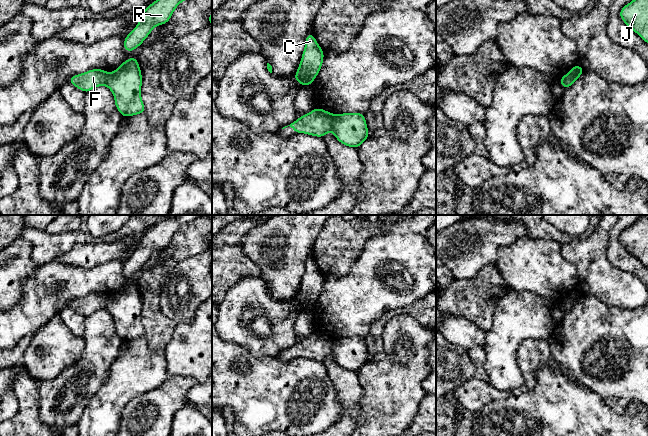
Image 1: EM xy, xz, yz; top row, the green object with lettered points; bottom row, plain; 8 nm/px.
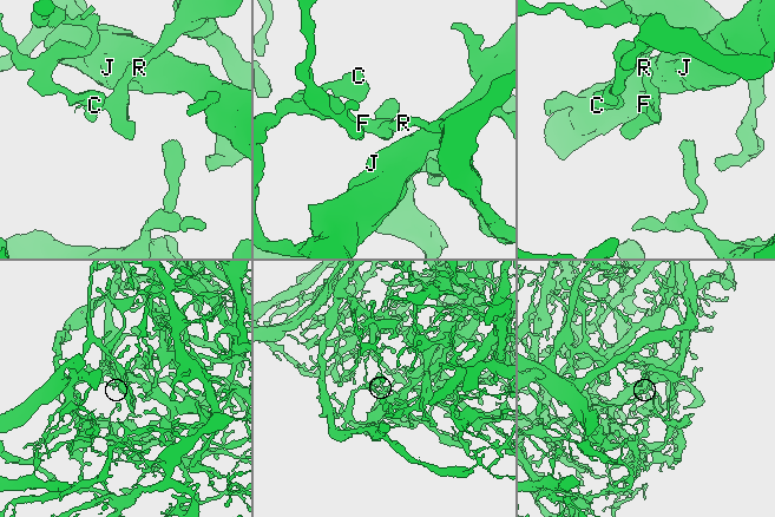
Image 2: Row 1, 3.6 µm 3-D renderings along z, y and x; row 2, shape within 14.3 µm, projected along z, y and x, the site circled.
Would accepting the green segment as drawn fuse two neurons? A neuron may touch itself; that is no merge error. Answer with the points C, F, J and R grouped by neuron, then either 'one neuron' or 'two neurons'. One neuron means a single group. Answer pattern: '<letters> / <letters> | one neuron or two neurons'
C J R / F | two neurons

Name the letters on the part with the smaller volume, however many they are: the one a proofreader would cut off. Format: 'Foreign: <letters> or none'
Foreign: F

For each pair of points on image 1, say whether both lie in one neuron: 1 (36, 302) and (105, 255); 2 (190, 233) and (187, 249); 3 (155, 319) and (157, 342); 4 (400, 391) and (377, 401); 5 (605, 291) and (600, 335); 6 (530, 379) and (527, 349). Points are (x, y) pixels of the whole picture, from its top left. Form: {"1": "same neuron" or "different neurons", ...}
{"1": "different neurons", "2": "same neuron", "3": "same neuron", "4": "same neuron", "5": "different neurons", "6": "same neuron"}

